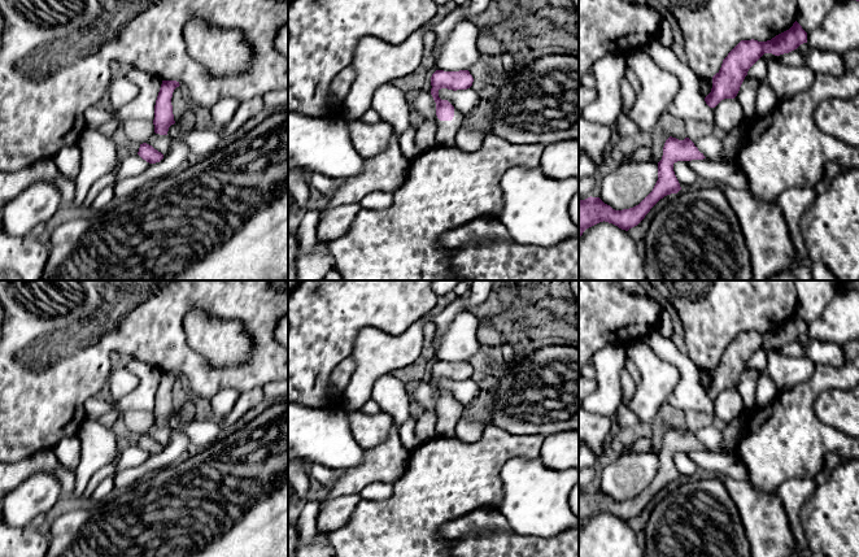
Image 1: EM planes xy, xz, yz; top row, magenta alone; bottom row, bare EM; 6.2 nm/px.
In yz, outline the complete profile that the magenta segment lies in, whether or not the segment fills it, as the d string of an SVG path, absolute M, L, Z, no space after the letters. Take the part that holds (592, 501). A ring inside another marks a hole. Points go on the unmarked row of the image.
M670 427L664 434L662 451L658 453L658 471L653 482L638 496L615 501L599 488L590 487L579 491L579 528L587 519L603 512L625 522L637 517L660 489L681 480L673 462L673 454L703 449L706 449L703 444L689 428L679 431Z

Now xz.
M436 361L431 367L431 386L436 393L436 406L440 412L452 412L454 408L454 397L448 391L439 388L441 379L467 380L472 377L474 369L468 361L444 362Z

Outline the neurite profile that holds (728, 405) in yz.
M734 390L721 391L714 400L714 415L723 422L729 423L734 419L744 418L744 400L740 392Z

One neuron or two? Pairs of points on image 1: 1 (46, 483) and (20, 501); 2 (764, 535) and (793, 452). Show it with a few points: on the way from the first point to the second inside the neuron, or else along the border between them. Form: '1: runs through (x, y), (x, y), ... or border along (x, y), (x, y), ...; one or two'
1: runs through (39, 490), (26, 501); one
2: border along (749, 479), (755, 488), (774, 492); two

